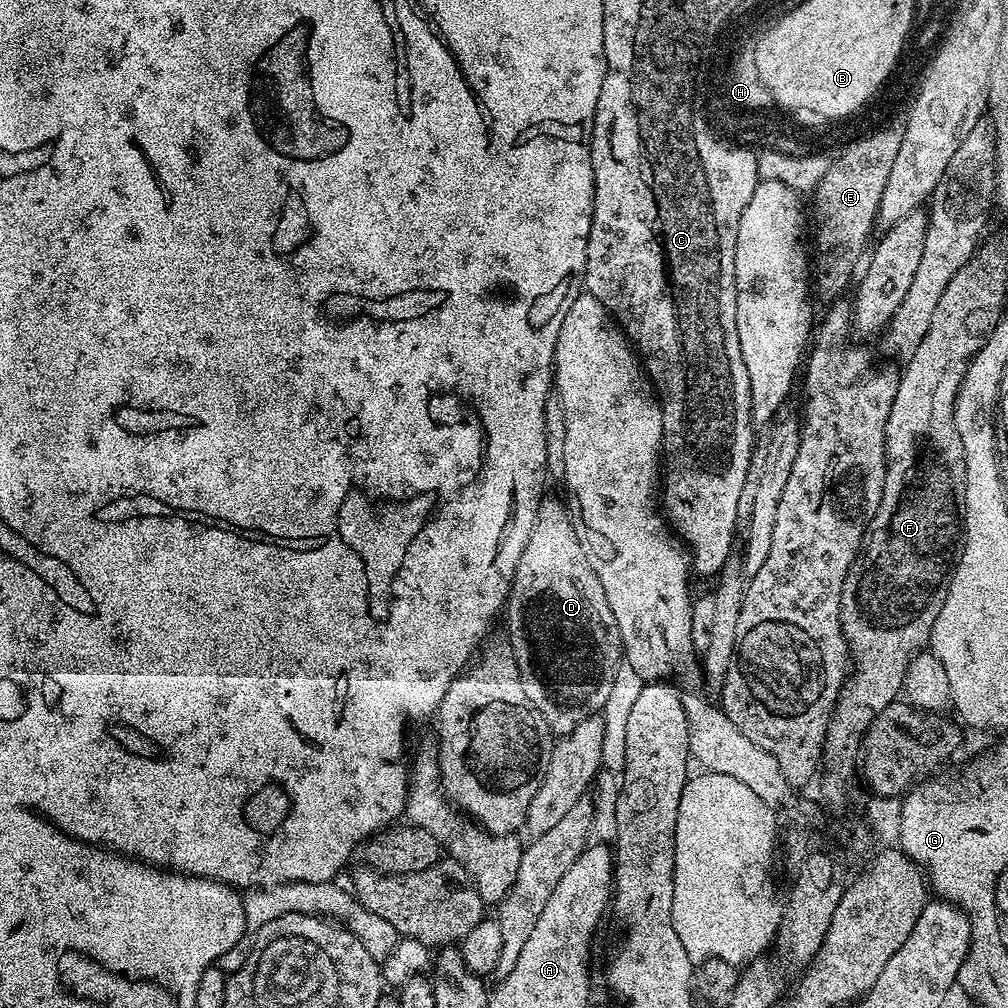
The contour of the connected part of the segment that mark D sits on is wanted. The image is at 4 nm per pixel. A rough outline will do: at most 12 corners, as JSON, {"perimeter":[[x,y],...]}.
{"perimeter":[[541,499],[508,592],[526,698],[561,737],[622,649],[569,505]]}

